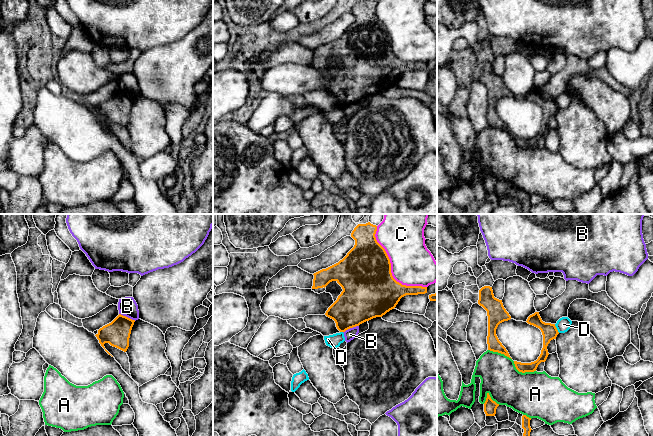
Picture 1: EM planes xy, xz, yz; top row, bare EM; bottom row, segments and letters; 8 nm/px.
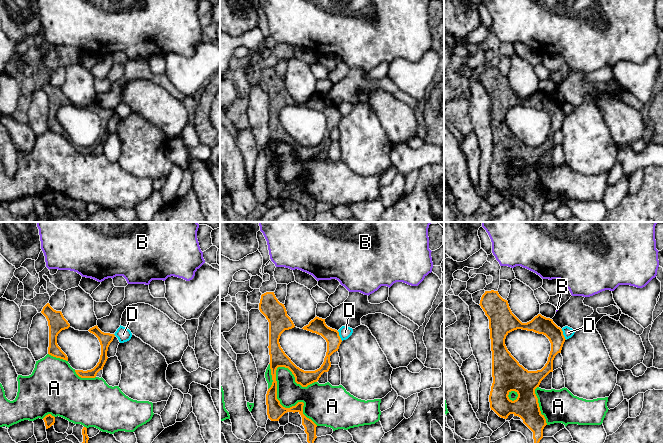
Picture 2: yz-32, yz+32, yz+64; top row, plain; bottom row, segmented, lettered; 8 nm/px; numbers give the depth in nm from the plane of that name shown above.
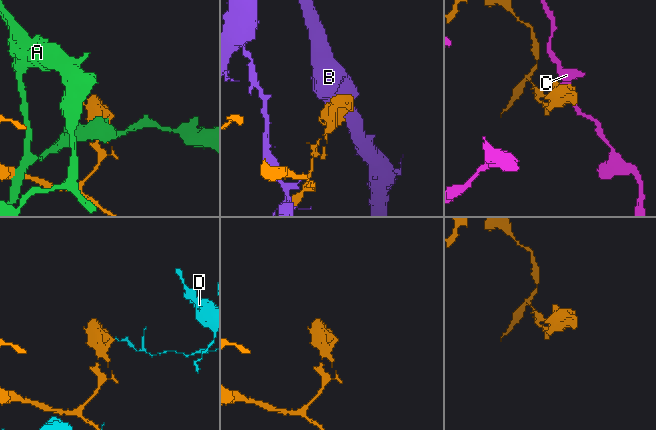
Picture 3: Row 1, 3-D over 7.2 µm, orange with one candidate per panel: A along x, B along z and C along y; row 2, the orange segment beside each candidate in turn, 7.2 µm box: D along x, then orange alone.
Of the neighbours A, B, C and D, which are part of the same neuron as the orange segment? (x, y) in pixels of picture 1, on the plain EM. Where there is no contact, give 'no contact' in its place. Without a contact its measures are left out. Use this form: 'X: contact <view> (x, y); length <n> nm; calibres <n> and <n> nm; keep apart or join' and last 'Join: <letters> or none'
A: contact yz (522, 148); length 200 nm; calibres 80 and 360 nm; keep apart
B: contact xy (127, 93); length 150 nm; calibres 200 and 150 nm; keep apart
C: contact xz (390, 44); length 650 nm; calibres 440 and 360 nm; keep apart
D: contact yz (556, 104); length 80 nm; calibres 130 and 110 nm; keep apart
Join: none

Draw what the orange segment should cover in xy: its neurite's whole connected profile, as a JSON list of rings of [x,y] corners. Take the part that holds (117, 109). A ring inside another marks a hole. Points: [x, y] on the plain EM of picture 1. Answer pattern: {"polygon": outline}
{"polygon": [[[119,90],[111,99],[100,104],[95,112],[104,125],[104,120],[109,119],[126,128],[134,98],[135,96]]]}

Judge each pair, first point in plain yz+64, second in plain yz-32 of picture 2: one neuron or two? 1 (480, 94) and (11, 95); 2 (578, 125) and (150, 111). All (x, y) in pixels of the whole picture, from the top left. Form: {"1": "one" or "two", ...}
{"1": "two", "2": "two"}

